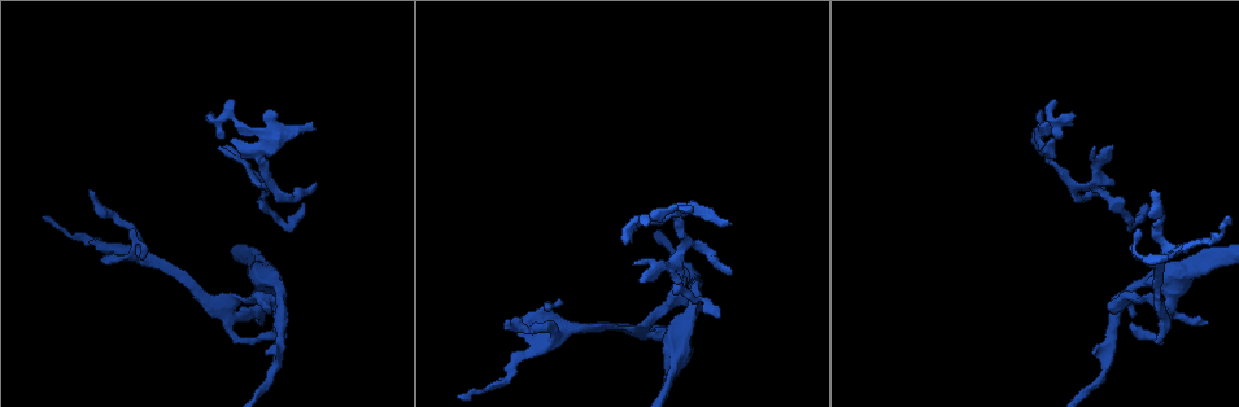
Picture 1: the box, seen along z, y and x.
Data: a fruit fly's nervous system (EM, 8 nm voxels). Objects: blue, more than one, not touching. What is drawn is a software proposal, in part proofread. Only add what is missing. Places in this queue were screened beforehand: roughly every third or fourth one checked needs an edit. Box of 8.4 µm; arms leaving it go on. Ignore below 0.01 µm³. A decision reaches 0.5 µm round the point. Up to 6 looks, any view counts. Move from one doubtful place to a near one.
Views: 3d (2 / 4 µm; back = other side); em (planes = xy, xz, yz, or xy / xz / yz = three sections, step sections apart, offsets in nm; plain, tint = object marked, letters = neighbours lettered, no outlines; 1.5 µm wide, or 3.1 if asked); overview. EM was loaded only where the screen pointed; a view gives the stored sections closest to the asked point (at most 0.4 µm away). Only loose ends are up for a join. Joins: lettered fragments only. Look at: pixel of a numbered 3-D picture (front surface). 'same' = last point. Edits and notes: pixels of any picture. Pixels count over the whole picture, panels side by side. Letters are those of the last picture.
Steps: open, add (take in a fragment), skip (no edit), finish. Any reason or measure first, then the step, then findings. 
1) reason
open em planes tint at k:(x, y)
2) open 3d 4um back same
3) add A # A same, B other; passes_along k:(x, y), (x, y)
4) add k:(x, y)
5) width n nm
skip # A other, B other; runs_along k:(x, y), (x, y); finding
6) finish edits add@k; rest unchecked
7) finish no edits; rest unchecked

free end
open em planes letters at 1:(1113, 146)

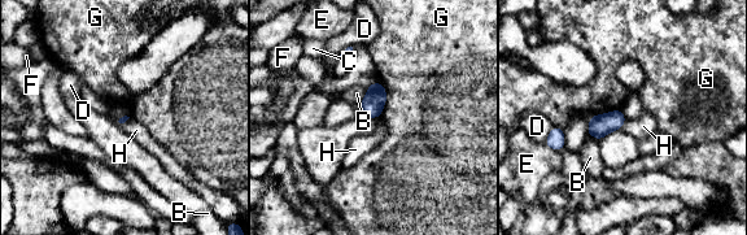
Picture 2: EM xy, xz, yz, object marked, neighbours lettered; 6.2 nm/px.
skip # B other, C other, D other, E other, F other, G other, H other; border 2:(625, 118), (620, 127); no lettered fragment goes on from it

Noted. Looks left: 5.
open em planes letters at 1:(261, 323)

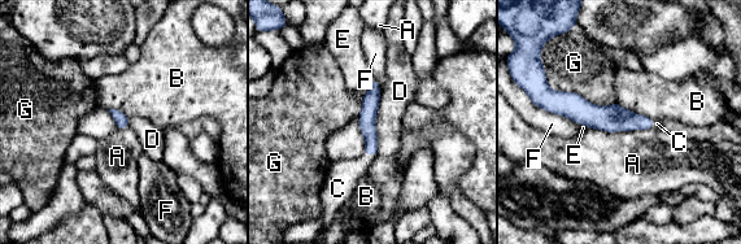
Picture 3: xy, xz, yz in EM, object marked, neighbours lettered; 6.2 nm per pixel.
add C # A other, B other, C same, D other, E other, F other, G other; the neuron continues

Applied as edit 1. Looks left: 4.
branch stops here
open em xy step 8 tint at 1:(1155, 191)

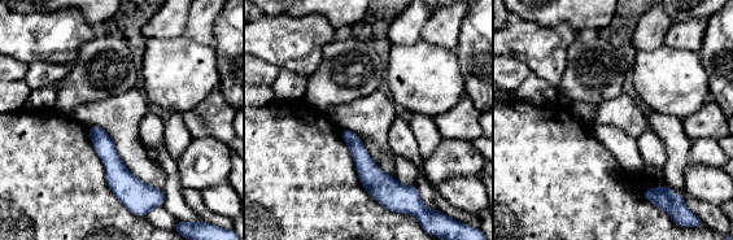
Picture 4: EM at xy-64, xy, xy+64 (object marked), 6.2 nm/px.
open em xy step 8 letters same

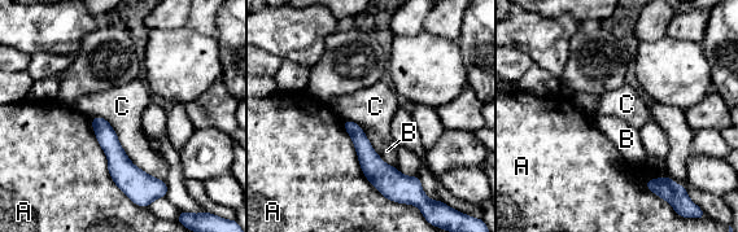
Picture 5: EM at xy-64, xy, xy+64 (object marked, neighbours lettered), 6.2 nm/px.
width 90 nm
skip # A other, B other, C other; runs_along 5:(97, 119), (127, 176), (127, 187); no lettered fragment goes on from it

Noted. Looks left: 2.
finish edits add@3; rest unchecked

